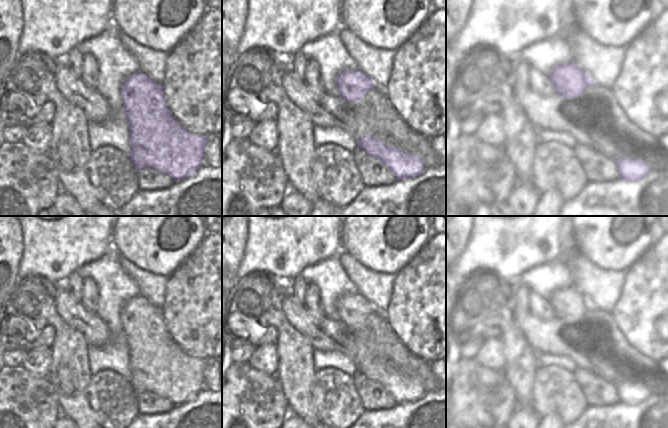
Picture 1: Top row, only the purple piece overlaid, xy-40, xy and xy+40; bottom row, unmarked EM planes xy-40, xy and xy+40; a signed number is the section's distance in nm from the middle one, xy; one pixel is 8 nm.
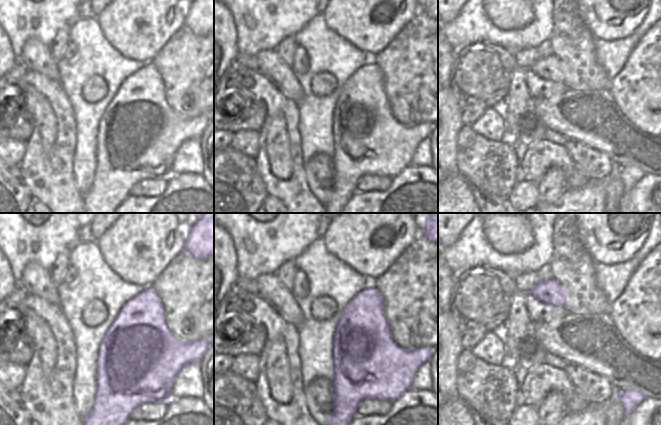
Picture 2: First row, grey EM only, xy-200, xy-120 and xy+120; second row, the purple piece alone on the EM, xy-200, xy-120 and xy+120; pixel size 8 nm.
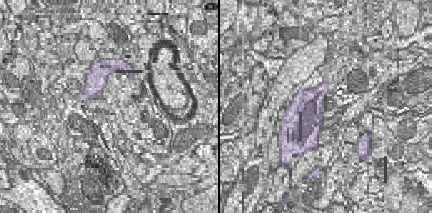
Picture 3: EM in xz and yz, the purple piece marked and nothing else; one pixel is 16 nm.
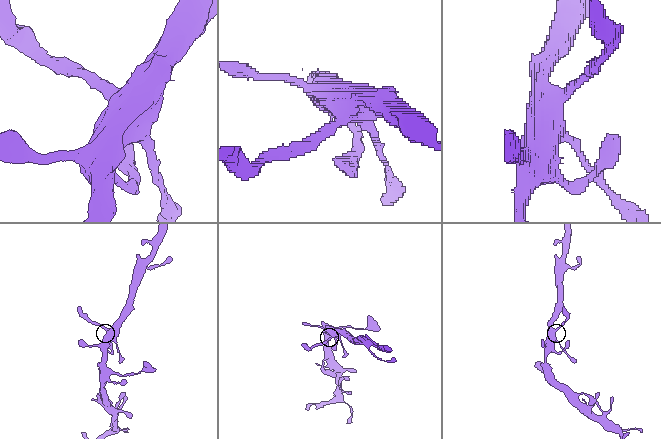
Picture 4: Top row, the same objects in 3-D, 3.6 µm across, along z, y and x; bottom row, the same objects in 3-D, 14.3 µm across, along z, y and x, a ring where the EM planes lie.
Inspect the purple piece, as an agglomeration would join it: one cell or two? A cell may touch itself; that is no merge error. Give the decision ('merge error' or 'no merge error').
no merge error

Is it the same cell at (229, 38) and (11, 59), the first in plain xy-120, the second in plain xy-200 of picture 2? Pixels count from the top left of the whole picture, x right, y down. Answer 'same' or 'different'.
same

